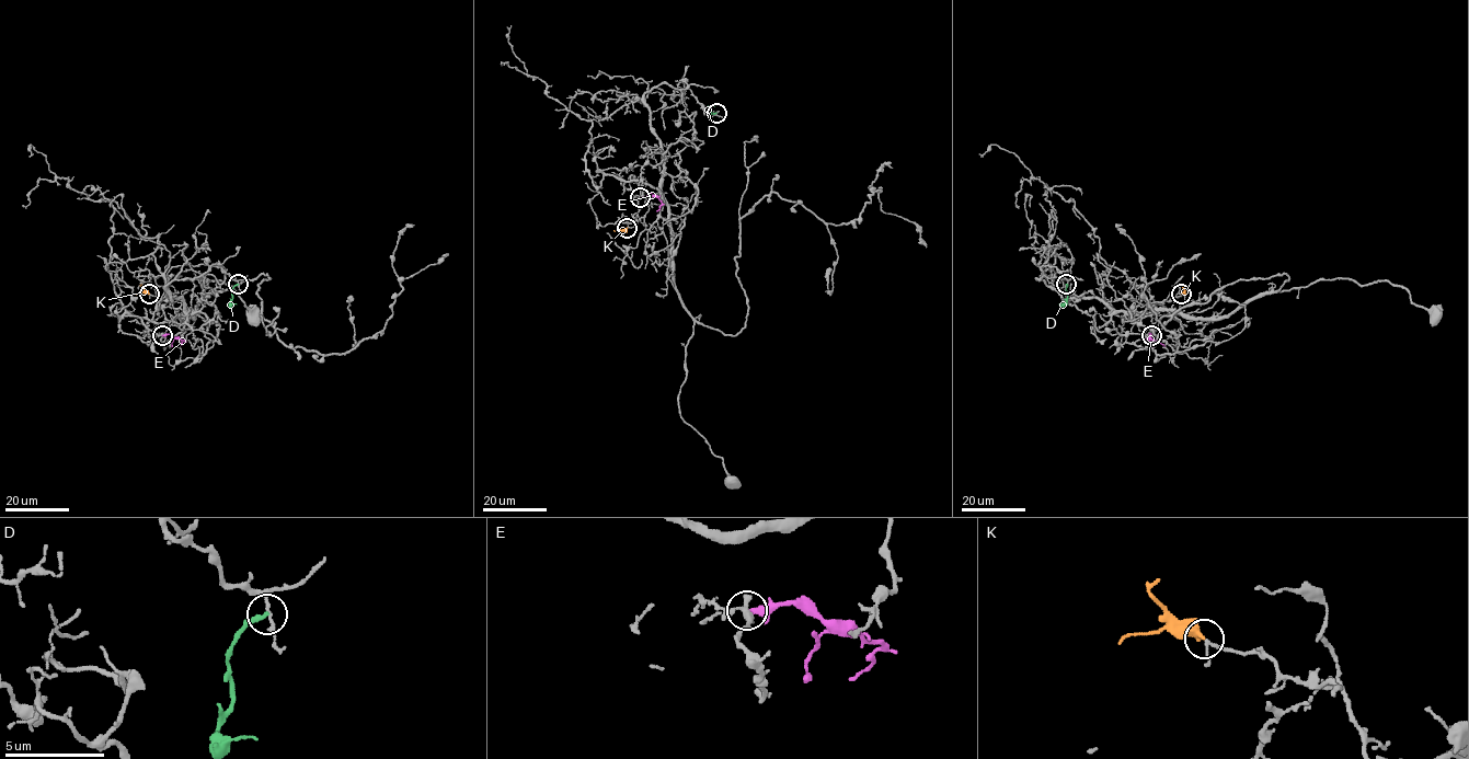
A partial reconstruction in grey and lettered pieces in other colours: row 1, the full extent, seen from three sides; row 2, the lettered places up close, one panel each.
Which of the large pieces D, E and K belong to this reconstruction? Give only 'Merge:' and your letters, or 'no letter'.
Merge: K

